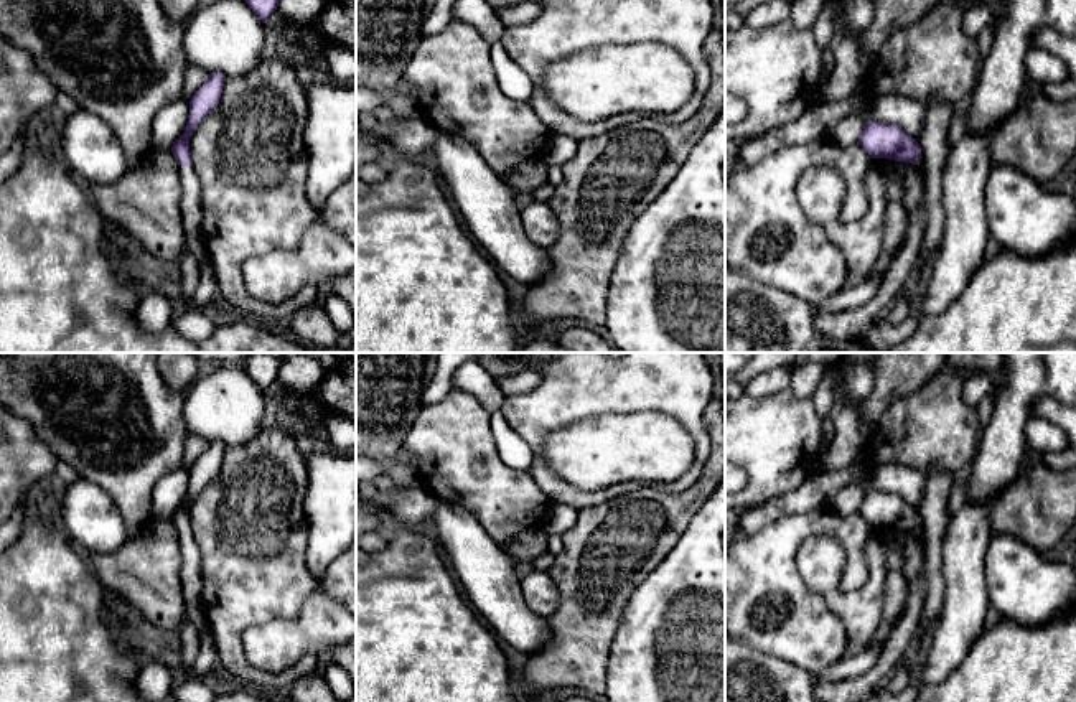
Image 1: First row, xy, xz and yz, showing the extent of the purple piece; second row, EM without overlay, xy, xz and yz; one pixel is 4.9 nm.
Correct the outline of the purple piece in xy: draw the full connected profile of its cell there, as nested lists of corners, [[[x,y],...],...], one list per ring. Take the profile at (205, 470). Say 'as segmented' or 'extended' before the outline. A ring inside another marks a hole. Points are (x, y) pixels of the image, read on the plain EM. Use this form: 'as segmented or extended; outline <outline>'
as segmented; outline [[[211,442],[208,450],[191,466],[186,501],[180,504],[180,508],[171,516],[171,522],[175,524],[178,534],[193,534],[189,521],[191,503],[204,489],[204,486],[218,476],[224,452],[226,445],[222,442]]]

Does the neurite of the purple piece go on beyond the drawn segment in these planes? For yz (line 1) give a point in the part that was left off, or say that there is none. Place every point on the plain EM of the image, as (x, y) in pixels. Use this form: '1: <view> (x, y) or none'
1: none

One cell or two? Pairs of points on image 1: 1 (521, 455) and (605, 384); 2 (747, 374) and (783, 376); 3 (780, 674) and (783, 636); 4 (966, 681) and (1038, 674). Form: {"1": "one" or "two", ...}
{"1": "two", "2": "two", "3": "two", "4": "one"}

